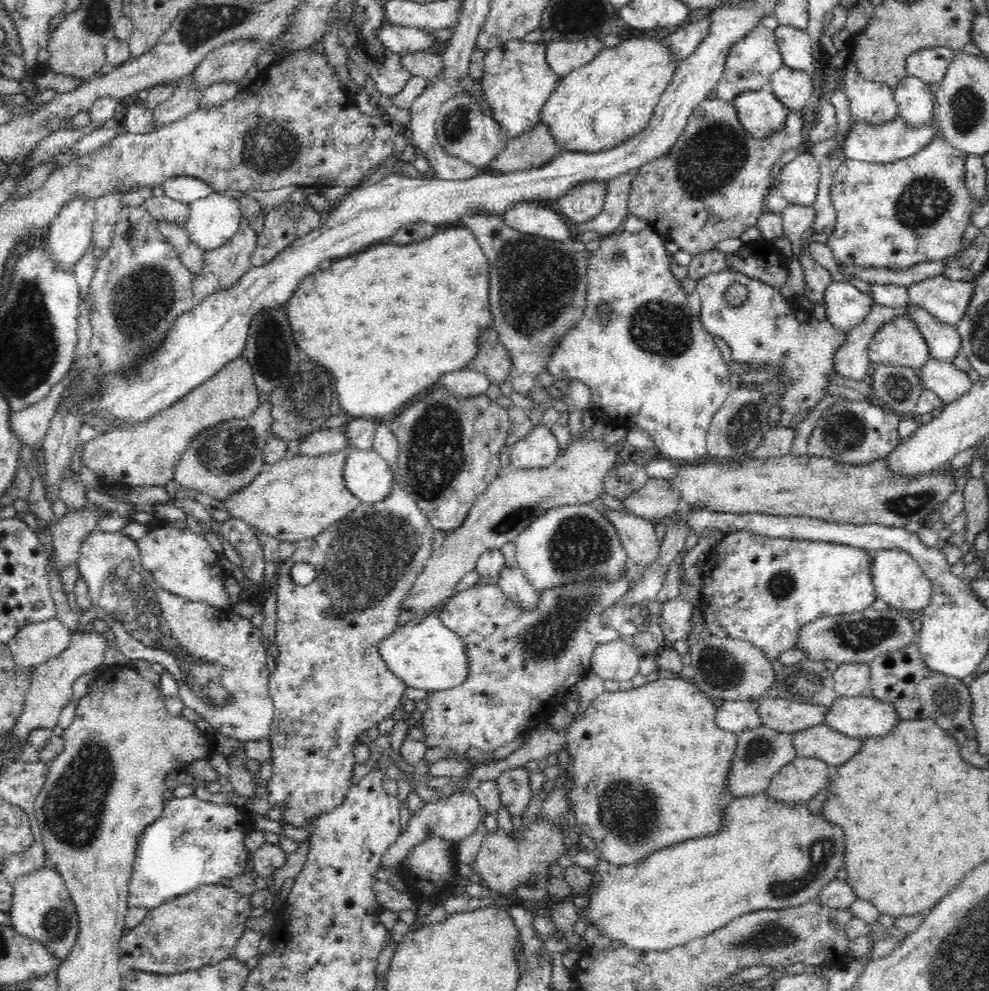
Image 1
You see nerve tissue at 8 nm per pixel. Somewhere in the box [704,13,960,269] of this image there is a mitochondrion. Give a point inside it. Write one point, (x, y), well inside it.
(923, 202)

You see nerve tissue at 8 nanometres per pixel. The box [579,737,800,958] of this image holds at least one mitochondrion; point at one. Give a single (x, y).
(631, 813)

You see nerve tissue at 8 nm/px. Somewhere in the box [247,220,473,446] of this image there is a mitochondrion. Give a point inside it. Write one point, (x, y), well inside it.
(304, 400)

